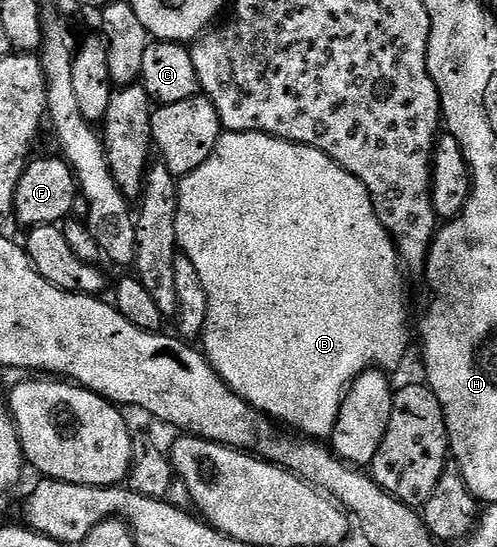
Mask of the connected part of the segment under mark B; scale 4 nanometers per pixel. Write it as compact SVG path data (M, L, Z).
M234 132L220 134L217 148L211 153L209 160L205 160L205 164L201 164L201 168L197 168L193 172L186 174L185 177L178 179L176 240L182 257L190 260L193 268L197 268L197 276L201 276L201 288L205 288L205 296L209 300L209 312L205 316L205 328L201 335L201 343L203 342L201 350L207 359L207 363L217 371L219 379L233 393L241 396L241 400L245 400L254 410L259 411L260 414L274 420L280 427L312 440L330 439L331 433L335 430L335 421L339 419L339 406L343 402L343 395L346 394L348 386L355 381L355 377L372 368L391 372L394 366L402 364L403 357L407 354L407 298L403 295L404 271L401 269L399 253L395 251L395 241L389 236L387 229L377 220L377 214L373 208L367 189L349 172L342 170L332 158L325 156L325 152L321 152L312 146L302 146L296 142L287 142L284 138L274 138L268 134L252 134L250 132L246 134L237 134Z

